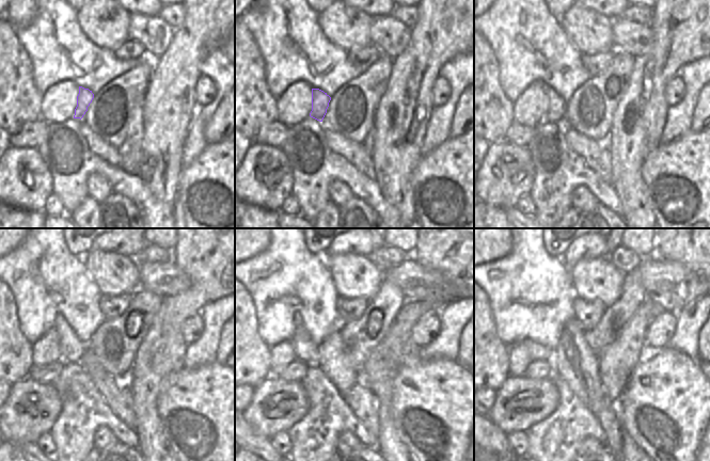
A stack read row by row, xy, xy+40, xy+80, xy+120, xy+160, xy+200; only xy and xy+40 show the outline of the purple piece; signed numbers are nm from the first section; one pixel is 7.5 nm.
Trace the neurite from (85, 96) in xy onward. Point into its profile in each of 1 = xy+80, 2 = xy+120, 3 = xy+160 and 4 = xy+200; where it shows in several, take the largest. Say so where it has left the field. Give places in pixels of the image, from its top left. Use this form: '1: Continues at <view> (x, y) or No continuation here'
1: Continues at xy+80 (556, 110)
2: Continues at xy+120 (73, 349)
3: Continues at xy+160 (305, 350)
4: Continues at xy+200 (537, 351).

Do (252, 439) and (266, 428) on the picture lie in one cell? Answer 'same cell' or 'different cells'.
different cells

